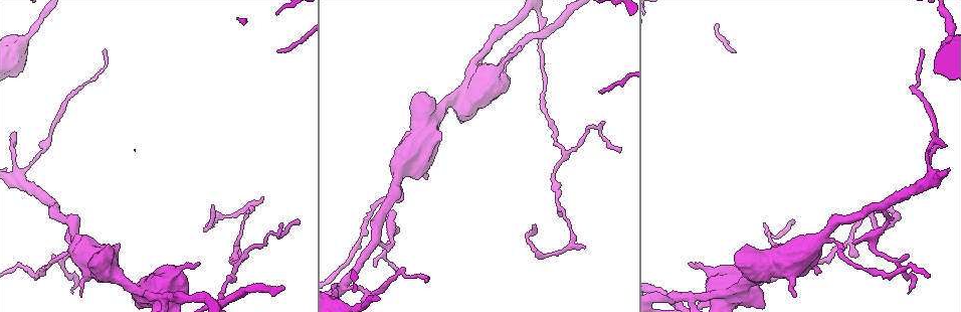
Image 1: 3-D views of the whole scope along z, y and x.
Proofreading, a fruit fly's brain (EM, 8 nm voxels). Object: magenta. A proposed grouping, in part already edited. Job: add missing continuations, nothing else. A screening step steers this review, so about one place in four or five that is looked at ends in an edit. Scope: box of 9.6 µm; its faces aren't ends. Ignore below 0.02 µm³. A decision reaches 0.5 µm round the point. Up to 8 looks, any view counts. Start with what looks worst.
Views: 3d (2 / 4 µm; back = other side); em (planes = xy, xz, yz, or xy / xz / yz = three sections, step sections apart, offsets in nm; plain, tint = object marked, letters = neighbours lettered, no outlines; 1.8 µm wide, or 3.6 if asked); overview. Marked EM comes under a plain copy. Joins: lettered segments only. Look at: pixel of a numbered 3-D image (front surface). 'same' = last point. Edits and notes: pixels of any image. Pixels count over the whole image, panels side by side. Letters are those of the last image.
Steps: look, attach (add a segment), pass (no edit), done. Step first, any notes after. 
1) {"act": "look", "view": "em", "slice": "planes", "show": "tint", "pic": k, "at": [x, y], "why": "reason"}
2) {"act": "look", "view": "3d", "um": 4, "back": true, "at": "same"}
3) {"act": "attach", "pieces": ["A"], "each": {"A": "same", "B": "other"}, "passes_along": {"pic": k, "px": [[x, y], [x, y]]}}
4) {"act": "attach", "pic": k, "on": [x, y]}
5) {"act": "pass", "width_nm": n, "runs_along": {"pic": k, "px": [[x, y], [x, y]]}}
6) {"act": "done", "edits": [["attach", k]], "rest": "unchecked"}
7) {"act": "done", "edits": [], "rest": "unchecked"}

{"act": "look", "view": "3d", "um": 4, "pic": 1, "at": [72, 291], "why": "thin end"}

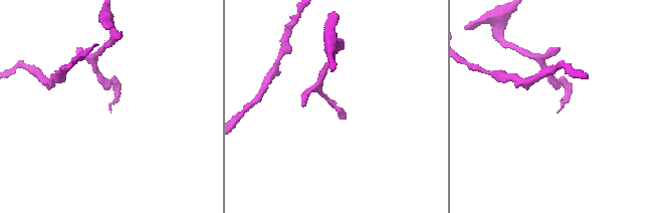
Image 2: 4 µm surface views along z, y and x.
{"act": "look", "view": "em", "slice": "planes", "show": "letters", "pic": 2, "at": [557, 112], "why": "need the tissue"}

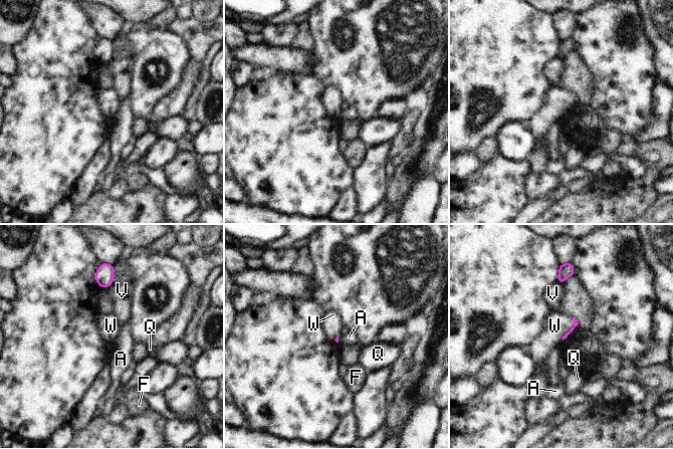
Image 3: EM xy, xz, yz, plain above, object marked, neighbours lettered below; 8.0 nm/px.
{"act": "attach", "pieces": ["W"], "each": {"A": "other", "F": "other", "Q": "other", "V": "other", "W": "same"}, "passes_along": {"pic": 3, "px": [[576, 322], [571, 328], [554, 325]]}, "found": "the cell continues"}

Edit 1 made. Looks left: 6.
{"act": "look", "view": "em", "slice": "planes", "show": "letters", "pic": 1, "at": [261, 197], "why": "thin end"}

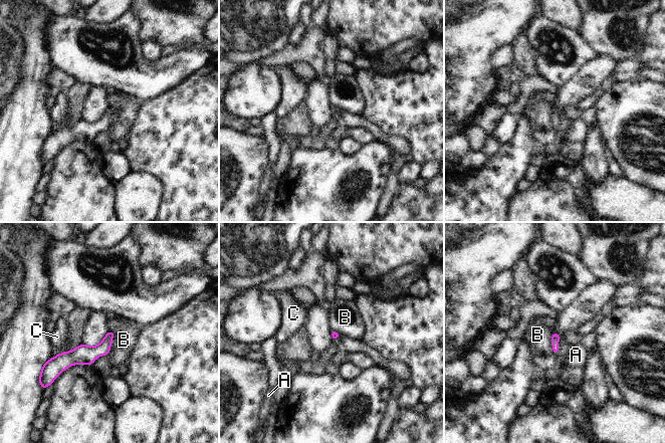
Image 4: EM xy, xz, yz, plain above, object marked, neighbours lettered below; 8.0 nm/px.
{"act": "pass", "longest_contact_nm": ["B", 190], "each": {"A": "other", "B": "other", "C": "other"}, "border": {"pic": 4, "px": [[114, 331], [111, 351], [107, 354]]}, "found": "none of them fits"}

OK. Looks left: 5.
{"act": "look", "view": "em", "slice": "planes", "show": "letters", "pic": 1, "at": [81, 297], "why": "an open end"}

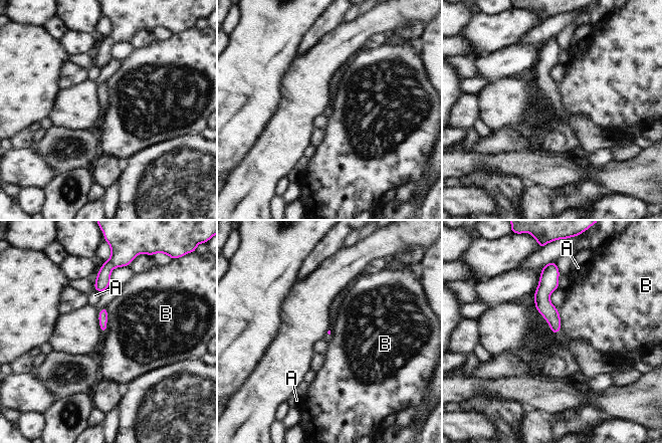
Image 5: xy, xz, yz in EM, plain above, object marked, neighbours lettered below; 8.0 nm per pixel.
{"act": "pass", "each": {"A": "other", "B": "other"}, "runs_along": {"pic": 5, "px": [[549, 272], [544, 307], [556, 329]]}, "found": "none of them fits"}

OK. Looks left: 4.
{"act": "done", "edits": [["attach", 3]], "rest": "unchecked"}

